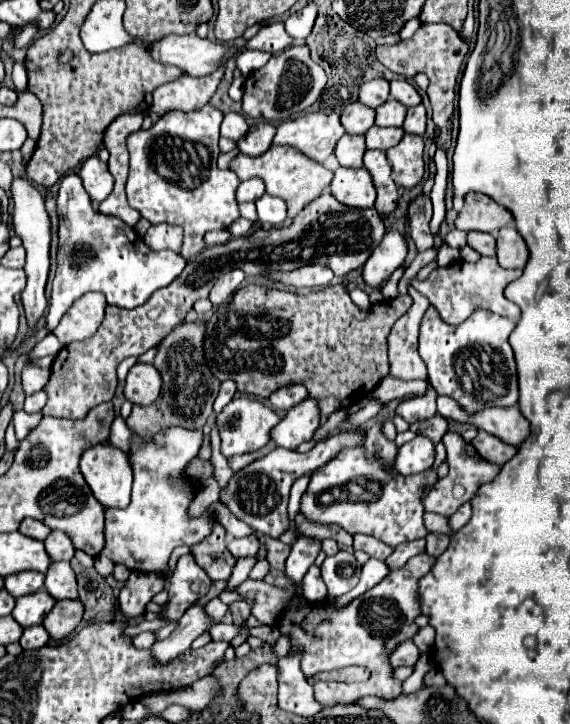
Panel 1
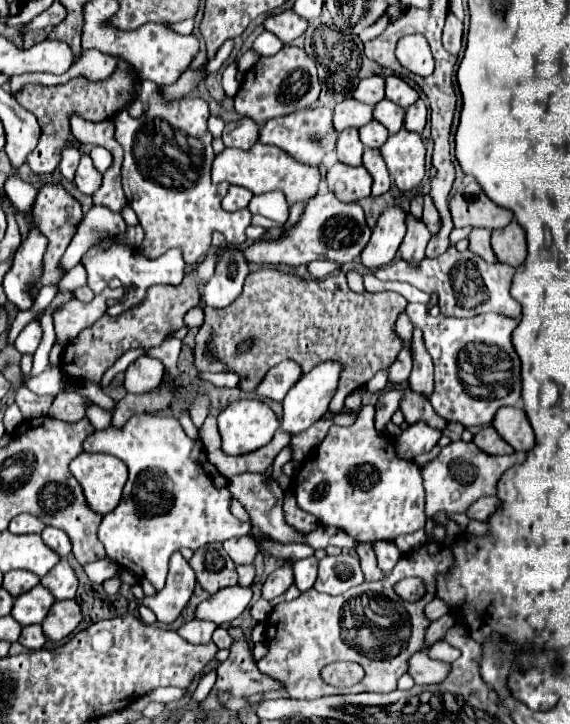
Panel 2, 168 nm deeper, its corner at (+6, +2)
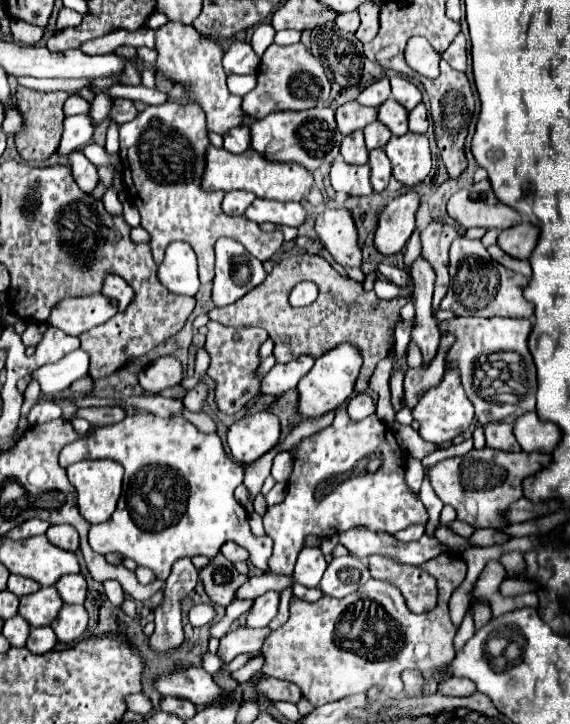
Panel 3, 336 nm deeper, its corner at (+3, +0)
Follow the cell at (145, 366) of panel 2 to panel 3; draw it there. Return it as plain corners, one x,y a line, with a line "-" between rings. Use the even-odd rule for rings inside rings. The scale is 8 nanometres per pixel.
173,356
157,358
147,370
141,372
139,382
147,392
161,392
165,388
173,388
183,380
183,366

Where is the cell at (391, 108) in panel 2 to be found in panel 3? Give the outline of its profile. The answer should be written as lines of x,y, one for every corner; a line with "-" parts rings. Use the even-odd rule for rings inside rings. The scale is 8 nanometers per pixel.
393,98
379,106
379,122
383,122
391,134
403,136
407,132
407,110

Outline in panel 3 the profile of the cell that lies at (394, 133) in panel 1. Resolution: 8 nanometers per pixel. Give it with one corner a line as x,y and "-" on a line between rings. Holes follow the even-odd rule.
379,120
373,122
373,124
369,124
363,132
365,132
365,144
367,144
369,150
373,150
373,148
385,148
385,144
391,138
391,132

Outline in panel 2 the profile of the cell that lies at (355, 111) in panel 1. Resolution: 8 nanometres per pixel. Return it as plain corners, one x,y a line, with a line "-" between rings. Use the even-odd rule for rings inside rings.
348,98
334,108
334,128
342,132
344,128
362,128
372,120
372,106

